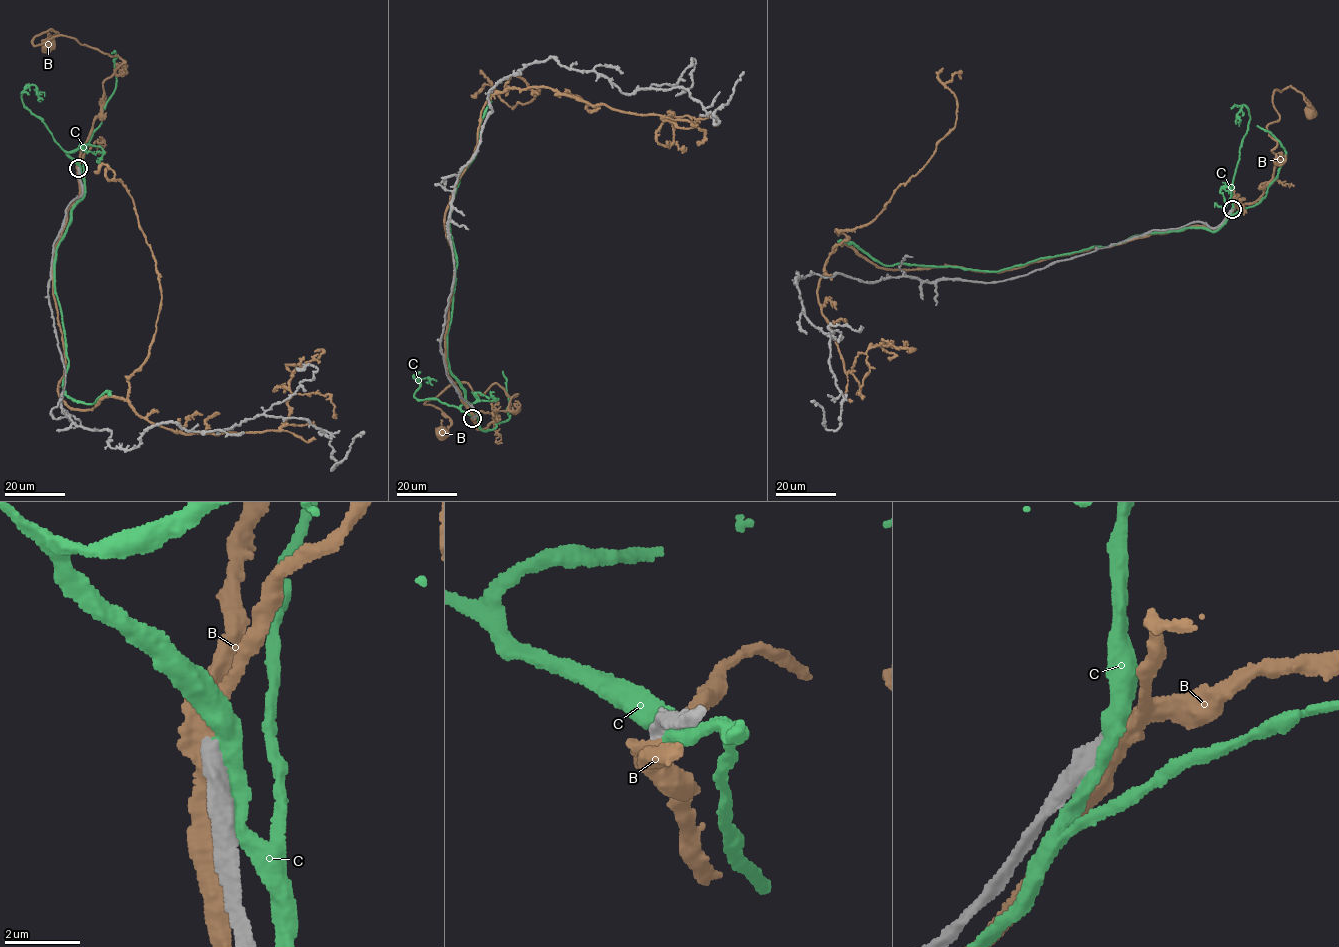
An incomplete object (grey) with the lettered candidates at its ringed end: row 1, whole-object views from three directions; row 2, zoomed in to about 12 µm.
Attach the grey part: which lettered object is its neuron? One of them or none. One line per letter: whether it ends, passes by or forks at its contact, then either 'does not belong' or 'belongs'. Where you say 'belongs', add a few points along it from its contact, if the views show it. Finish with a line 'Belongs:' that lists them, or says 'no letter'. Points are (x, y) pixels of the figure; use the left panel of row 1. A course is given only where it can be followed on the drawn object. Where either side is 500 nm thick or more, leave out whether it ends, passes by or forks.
B: does not belong
C: does not belong
Belongs: no letter

